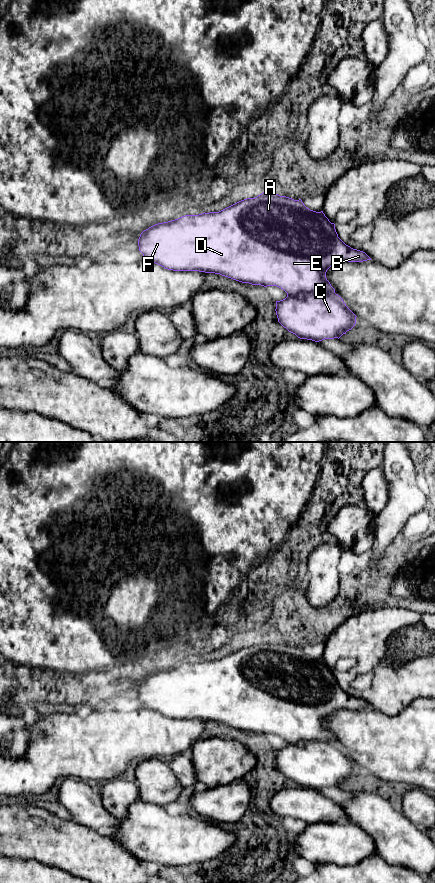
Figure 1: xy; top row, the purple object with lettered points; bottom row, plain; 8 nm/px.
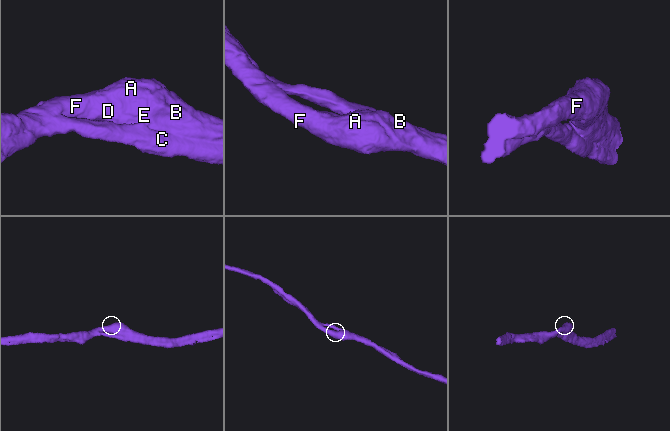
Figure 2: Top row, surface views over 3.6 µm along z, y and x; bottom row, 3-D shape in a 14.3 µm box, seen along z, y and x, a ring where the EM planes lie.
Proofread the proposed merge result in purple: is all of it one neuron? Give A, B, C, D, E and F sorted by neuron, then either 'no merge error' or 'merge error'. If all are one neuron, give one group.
A B C D E F | no merge error

